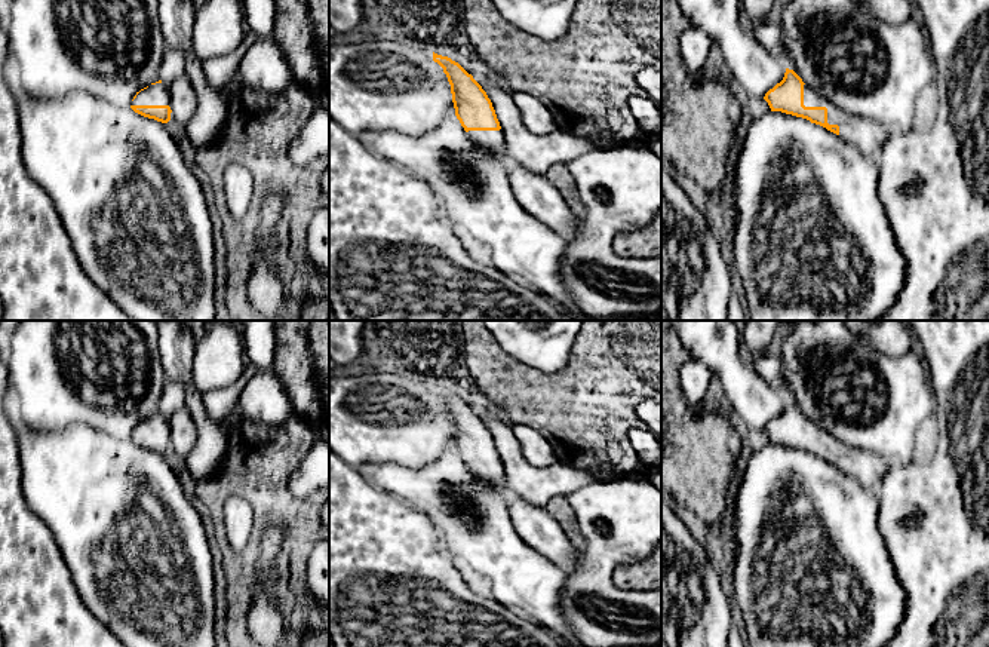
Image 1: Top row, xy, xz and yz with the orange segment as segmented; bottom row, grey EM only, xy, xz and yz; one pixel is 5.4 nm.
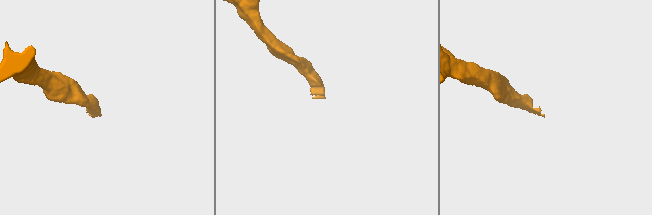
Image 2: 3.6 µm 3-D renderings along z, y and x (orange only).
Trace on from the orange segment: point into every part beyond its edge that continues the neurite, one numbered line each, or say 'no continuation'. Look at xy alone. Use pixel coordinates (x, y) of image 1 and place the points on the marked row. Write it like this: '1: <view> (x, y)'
1: xy (157, 94)

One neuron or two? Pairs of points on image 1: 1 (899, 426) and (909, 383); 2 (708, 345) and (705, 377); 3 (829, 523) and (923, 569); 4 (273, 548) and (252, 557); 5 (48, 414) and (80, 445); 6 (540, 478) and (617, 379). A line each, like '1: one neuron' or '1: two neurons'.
1: one neuron
2: two neurons
3: two neurons
4: two neurons
5: two neurons
6: two neurons

